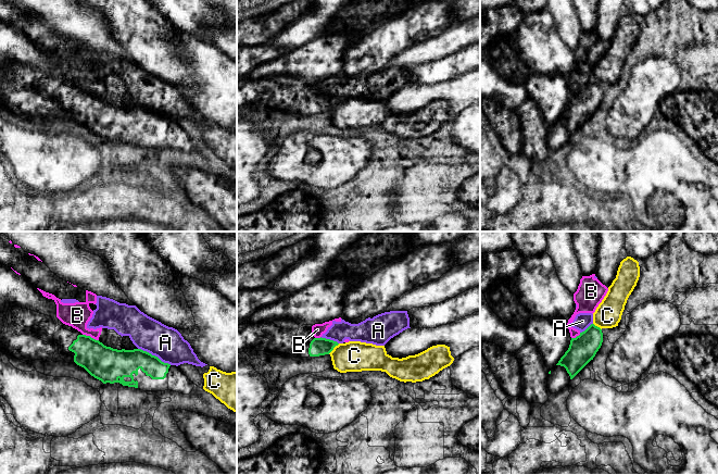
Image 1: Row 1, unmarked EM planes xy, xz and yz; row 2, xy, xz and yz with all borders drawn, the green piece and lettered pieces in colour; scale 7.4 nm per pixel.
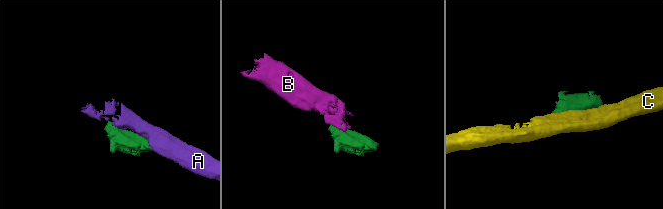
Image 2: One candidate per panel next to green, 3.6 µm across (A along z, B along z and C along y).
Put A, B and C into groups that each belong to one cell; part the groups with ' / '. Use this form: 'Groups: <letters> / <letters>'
Groups: A B / C

